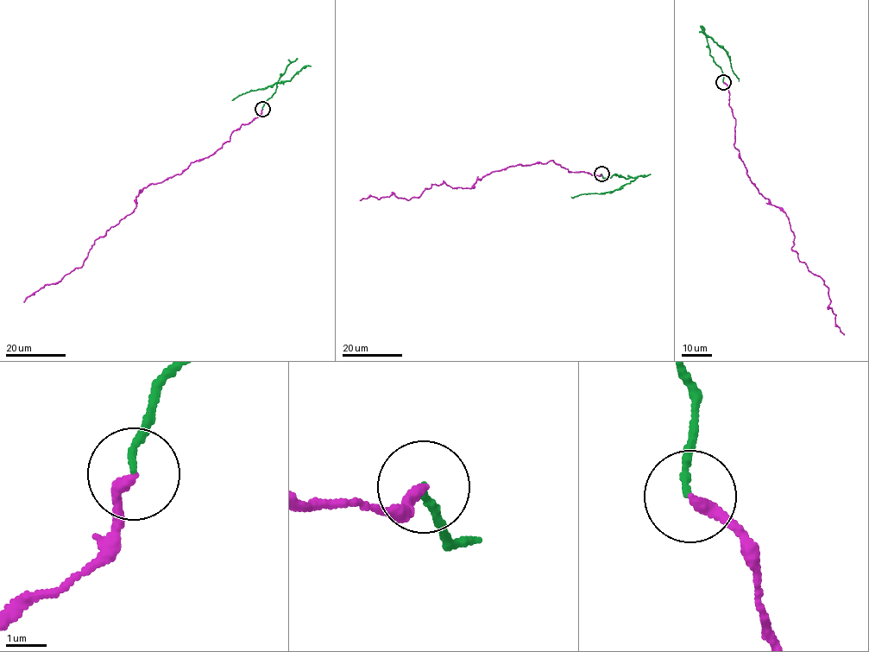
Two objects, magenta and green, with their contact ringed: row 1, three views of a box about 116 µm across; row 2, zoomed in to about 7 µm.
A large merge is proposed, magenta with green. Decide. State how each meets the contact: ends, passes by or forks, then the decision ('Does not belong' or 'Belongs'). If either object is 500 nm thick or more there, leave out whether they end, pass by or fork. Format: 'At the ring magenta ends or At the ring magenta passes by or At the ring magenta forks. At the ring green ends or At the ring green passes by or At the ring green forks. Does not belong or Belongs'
At the ring magenta ends. At the ring green ends. Belongs

